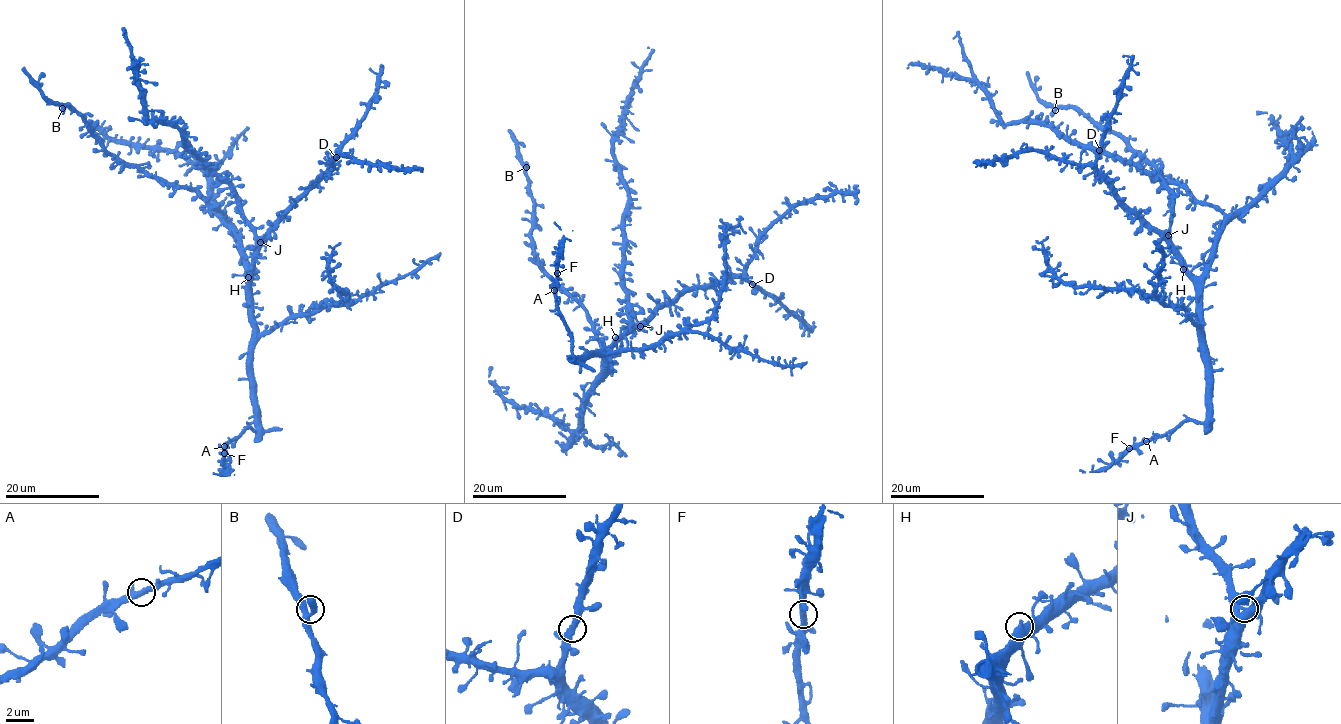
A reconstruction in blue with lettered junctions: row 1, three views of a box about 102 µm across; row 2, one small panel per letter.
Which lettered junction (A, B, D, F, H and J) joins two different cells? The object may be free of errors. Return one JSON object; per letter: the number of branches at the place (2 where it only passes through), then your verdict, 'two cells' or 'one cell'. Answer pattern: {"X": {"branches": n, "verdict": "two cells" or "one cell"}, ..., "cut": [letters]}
{"A": {"branches": 2, "verdict": "one cell"}, "B": {"branches": 2, "verdict": "one cell"}, "D": {"branches": 2, "verdict": "one cell"}, "F": {"branches": 2, "verdict": "one cell"}, "H": {"branches": 2, "verdict": "one cell"}, "J": {"branches": 2, "verdict": "one cell"}, "cut": []}

